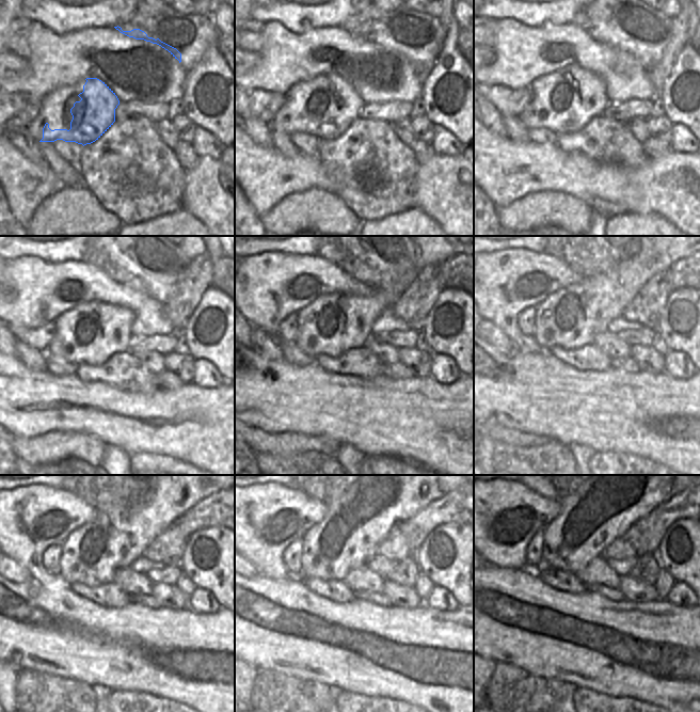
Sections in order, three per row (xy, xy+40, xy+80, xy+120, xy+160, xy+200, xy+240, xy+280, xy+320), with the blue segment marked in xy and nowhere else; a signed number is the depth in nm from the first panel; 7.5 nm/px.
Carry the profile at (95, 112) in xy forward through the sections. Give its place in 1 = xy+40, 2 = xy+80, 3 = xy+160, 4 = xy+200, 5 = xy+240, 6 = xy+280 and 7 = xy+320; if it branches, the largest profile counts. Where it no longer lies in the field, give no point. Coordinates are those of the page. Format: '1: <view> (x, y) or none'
1: xy+40 (338, 105)
2: xy+80 (583, 96)
3: xy+160 (349, 321)
4: xy+200 (601, 297)
5: xy+240 (123, 536)
6: xy+280 (366, 519)
7: xy+320 (605, 517)

